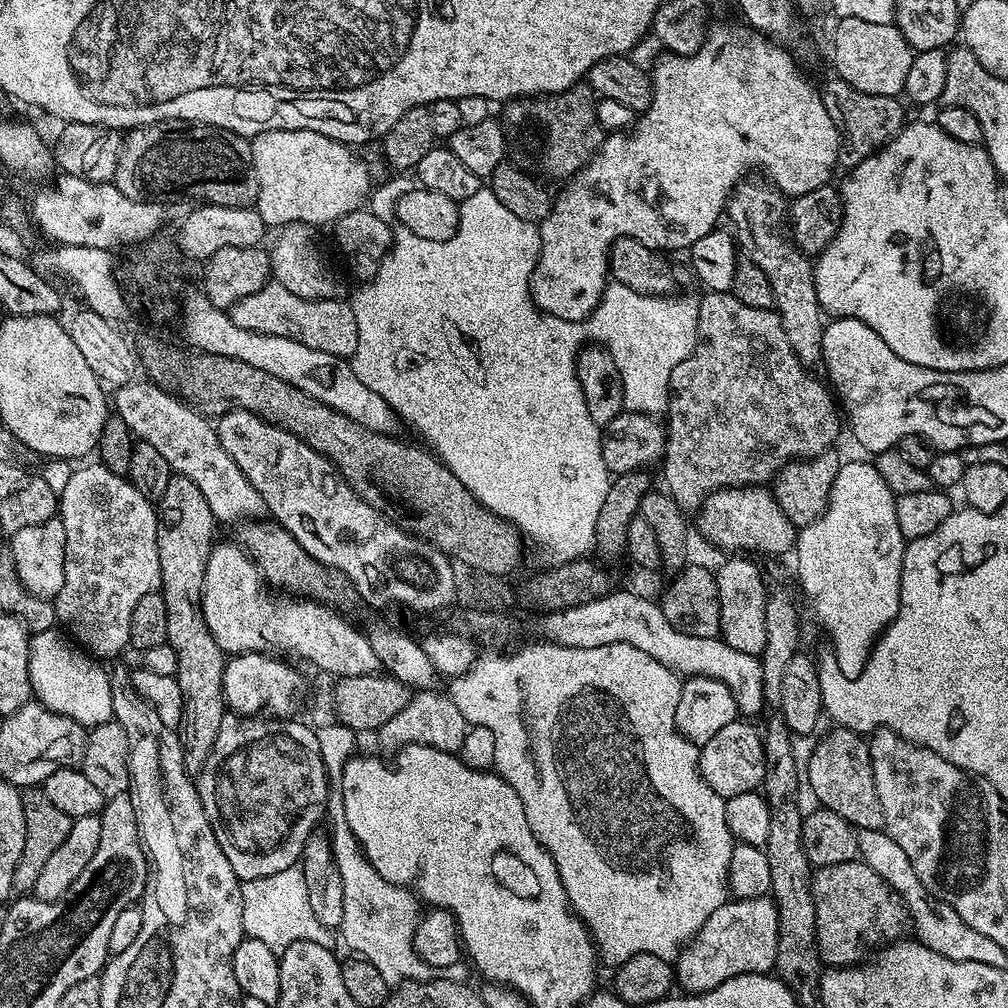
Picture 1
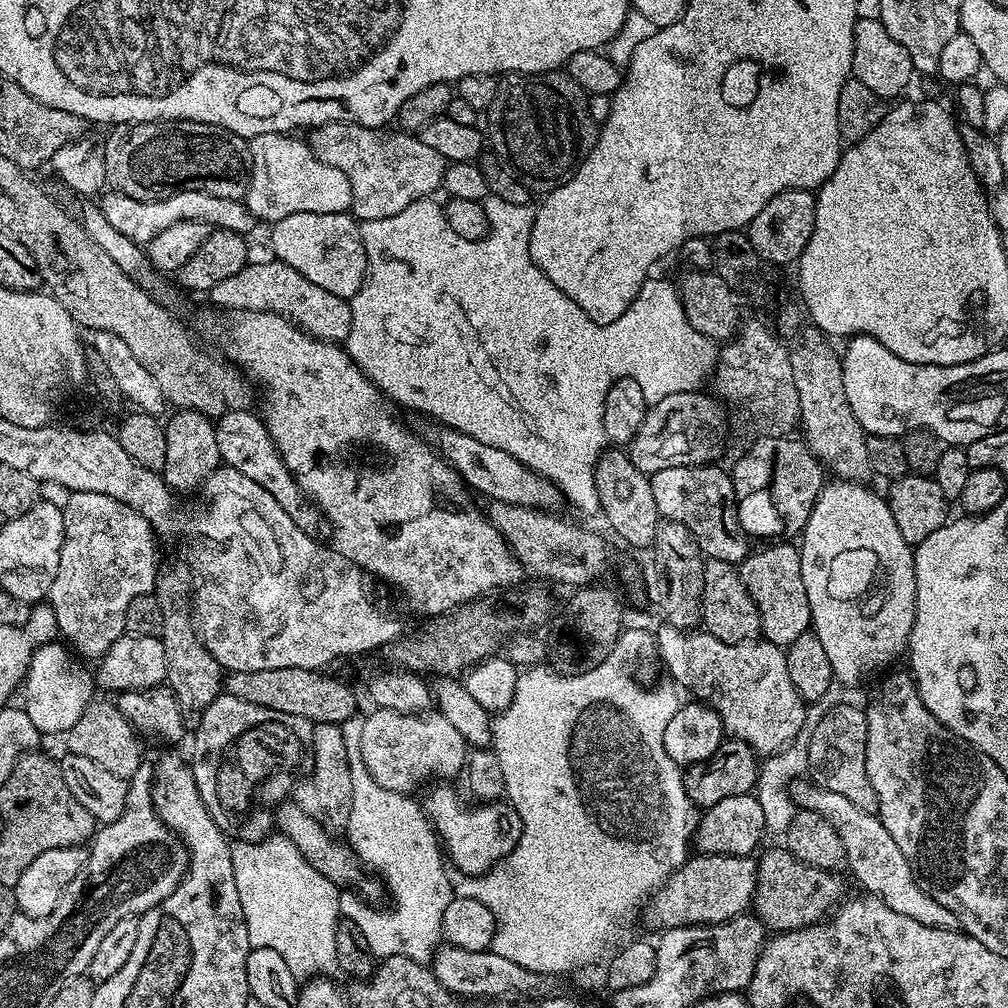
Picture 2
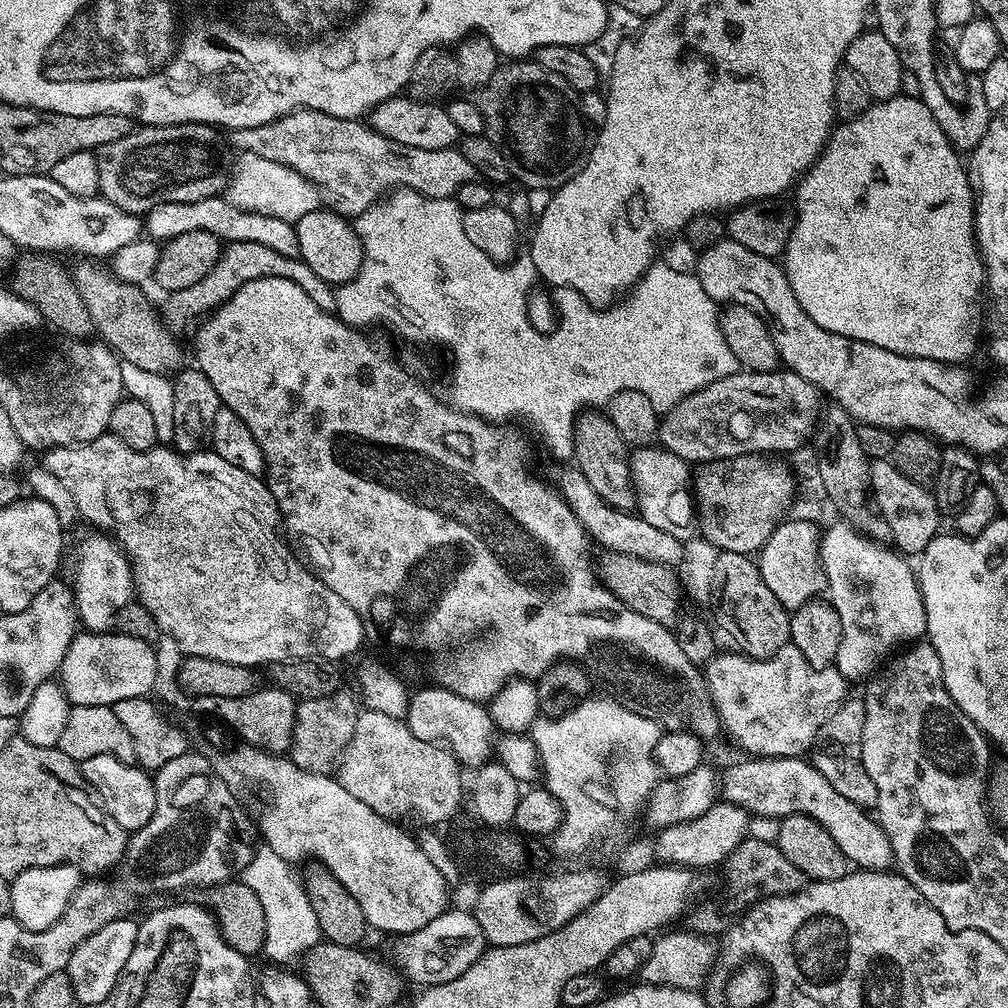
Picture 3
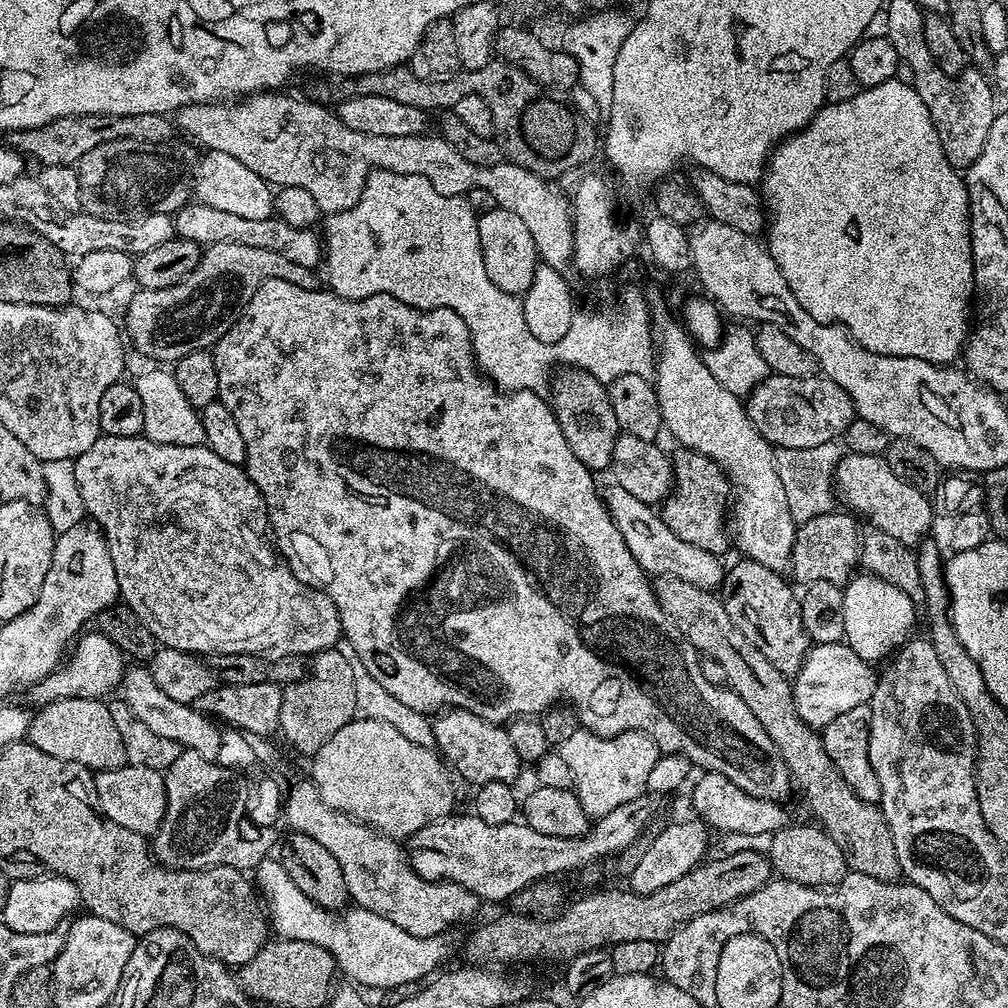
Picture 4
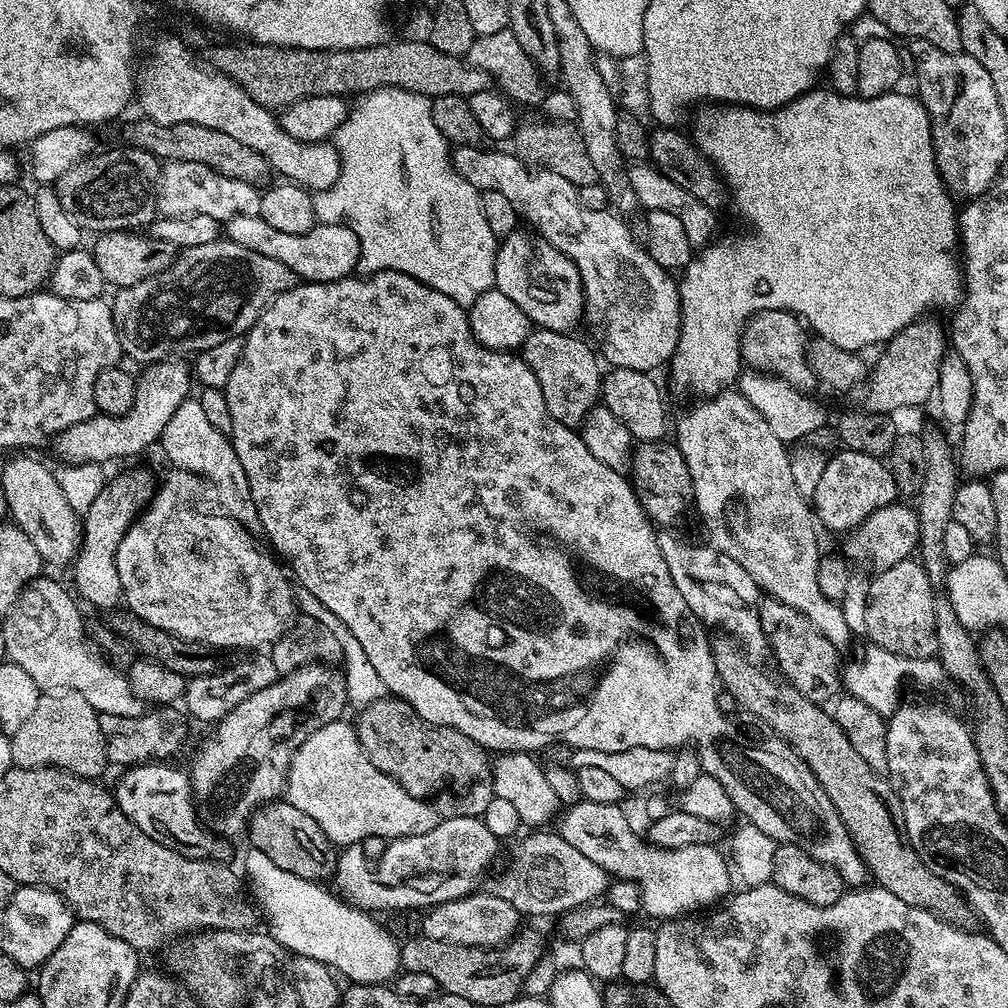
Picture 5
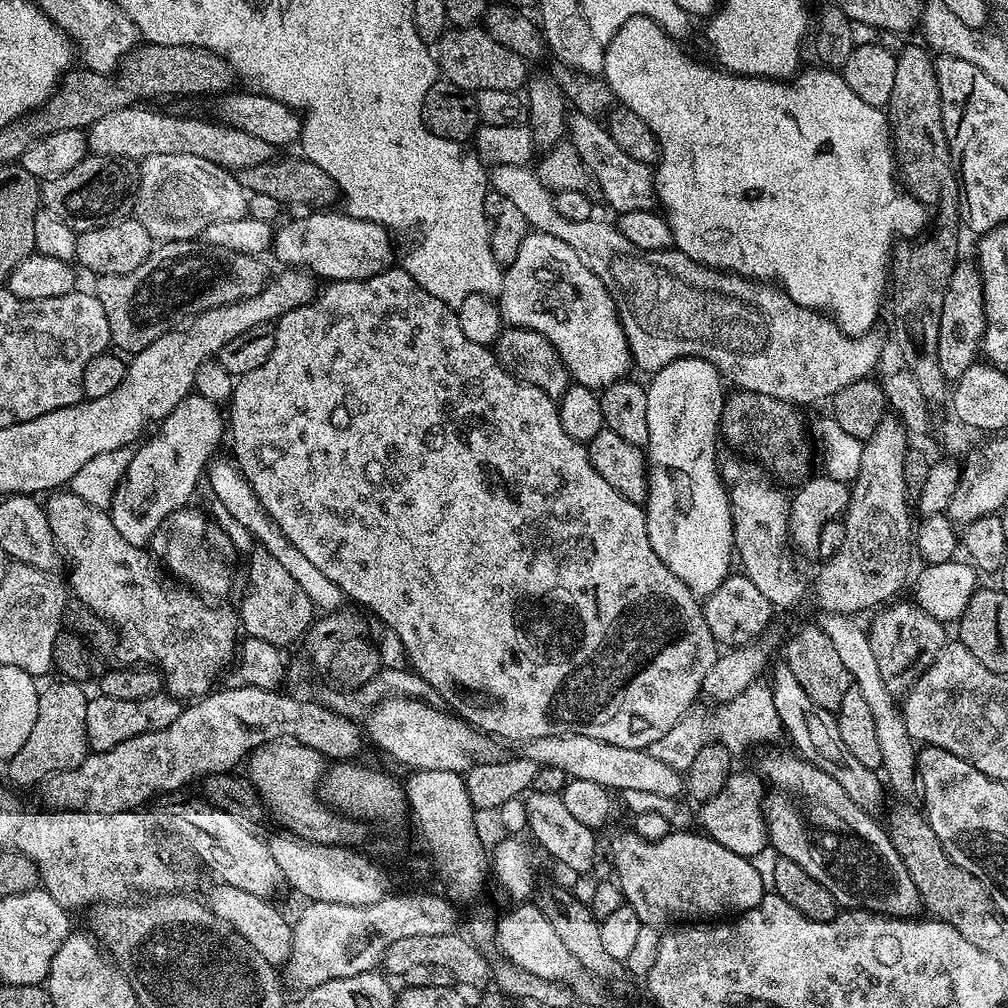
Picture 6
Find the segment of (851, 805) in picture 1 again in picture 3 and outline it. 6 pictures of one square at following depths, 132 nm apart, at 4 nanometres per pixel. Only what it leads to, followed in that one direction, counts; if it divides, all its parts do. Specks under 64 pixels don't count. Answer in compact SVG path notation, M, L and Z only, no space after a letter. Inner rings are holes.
M845 699L833 712L828 713L826 722L816 731L816 740L810 749L810 762L838 790L838 794L850 798L859 808L875 809L878 802L878 786L866 774L866 766L862 762L862 730L866 726L866 710L863 699Z

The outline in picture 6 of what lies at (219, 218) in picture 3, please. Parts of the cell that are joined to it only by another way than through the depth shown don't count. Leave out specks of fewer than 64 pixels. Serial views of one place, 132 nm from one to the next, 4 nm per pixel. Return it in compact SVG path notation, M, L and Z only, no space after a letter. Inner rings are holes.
M312 210L309 216L300 216L277 227L272 237L271 255L276 255L289 269L307 270L324 282L365 280L385 271L393 263L393 237L388 229L340 210L328 211L332 210Z

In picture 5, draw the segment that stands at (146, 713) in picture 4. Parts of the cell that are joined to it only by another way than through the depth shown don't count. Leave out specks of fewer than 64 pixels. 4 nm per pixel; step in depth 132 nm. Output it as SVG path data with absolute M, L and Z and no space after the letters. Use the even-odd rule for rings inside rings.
M37 578L25 584L18 594L14 606L2 617L2 630L6 634L6 654L8 660L22 667L33 678L37 686L44 692L58 690L74 690L94 706L94 710L103 715L118 714L126 718L141 716L146 710L143 700L139 700L130 690L127 675L115 664L102 658L99 651L94 650L86 635L86 619L80 613L81 605L71 591L67 592L56 580Z

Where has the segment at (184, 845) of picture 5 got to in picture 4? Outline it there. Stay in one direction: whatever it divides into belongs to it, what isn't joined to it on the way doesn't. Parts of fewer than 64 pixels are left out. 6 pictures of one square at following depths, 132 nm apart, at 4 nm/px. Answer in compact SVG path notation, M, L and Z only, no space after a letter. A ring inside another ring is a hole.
M137 764L112 768L109 772L96 772L94 779L100 811L113 824L122 826L126 830L134 830L145 838L154 837L163 822L164 811L167 808L164 777L164 772L150 770L146 766Z

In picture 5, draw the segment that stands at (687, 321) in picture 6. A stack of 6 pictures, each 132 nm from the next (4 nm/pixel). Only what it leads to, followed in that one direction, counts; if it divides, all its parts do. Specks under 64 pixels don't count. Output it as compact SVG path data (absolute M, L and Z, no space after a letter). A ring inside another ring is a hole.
M485 146L483 148L462 148L457 147L455 151L451 153L452 164L455 166L456 171L462 174L462 178L466 178L466 182L470 182L470 186L480 189L481 192L497 192L502 194L507 200L510 201L510 206L514 206L517 217L521 221L524 220L529 229L535 230L538 235L541 236L546 242L550 242L557 248L562 254L566 254L566 258L570 258L572 265L576 267L576 273L580 275L580 285L584 287L584 320L588 328L592 331L591 339L594 341L595 347L598 349L599 355L603 357L611 367L614 368L629 368L630 370L642 370L643 372L652 374L655 373L655 368L659 364L667 365L672 359L672 355L676 353L676 344L680 340L680 297L679 295L670 295L666 292L662 293L656 290L655 284L652 282L651 274L640 265L640 256L642 260L642 246L636 239L632 238L632 232L623 224L621 217L617 215L615 211L607 210L603 212L600 208L587 208L586 205L580 201L581 193L578 191L576 185L566 182L566 178L560 177L558 174L554 174L550 170L545 168L539 170L533 170L529 165L525 164L519 156L508 152L495 152L495 147ZM783 308L761 310L745 323L740 334L740 359L746 362L749 369L776 376L779 380L785 380L789 387L807 393L810 390L808 388L818 384L817 376L808 365L809 341L809 333L799 316Z

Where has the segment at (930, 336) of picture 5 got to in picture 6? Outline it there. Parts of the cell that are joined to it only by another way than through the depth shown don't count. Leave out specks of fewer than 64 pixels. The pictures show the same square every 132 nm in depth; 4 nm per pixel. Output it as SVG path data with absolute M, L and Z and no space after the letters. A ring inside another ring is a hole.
M957 267L955 277L946 290L938 338L938 362L949 382L959 381L960 376L966 374L972 364L977 363L982 352L985 323L984 289L979 271L975 267Z

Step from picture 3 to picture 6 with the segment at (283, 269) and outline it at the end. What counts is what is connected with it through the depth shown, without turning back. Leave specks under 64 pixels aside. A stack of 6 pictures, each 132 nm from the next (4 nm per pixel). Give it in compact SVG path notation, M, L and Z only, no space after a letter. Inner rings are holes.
M170 240L153 247L150 258L146 258L146 262L138 266L138 270L130 270L130 274L99 277L95 281L94 295L98 298L98 302L102 302L102 310L106 310L112 344L121 353L135 354L150 346L150 342L173 331L177 322L187 321L193 314L199 314L223 304L237 304L239 300L258 294L268 285L270 279L270 273L264 262L259 256L238 254L238 250L222 250L218 246L190 240Z

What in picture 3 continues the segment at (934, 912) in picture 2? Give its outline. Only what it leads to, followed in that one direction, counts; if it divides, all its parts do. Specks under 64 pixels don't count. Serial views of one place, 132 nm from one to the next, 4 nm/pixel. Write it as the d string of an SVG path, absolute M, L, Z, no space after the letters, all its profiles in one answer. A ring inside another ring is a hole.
M799 756L744 758L741 764L730 765L726 774L724 773L722 796L727 803L745 808L752 816L783 818L802 814L814 818L826 830L826 834L830 834L830 838L834 838L834 842L838 842L838 850L842 850L842 854L846 854L849 865L855 866L857 869L865 872L883 872L893 867L892 847L886 834L880 829L879 819L872 817L871 820L868 817L871 815L865 809L850 802L850 798L838 794L838 790L834 790L834 786L830 786L830 782L826 782L826 778L822 778L822 774L807 759Z

